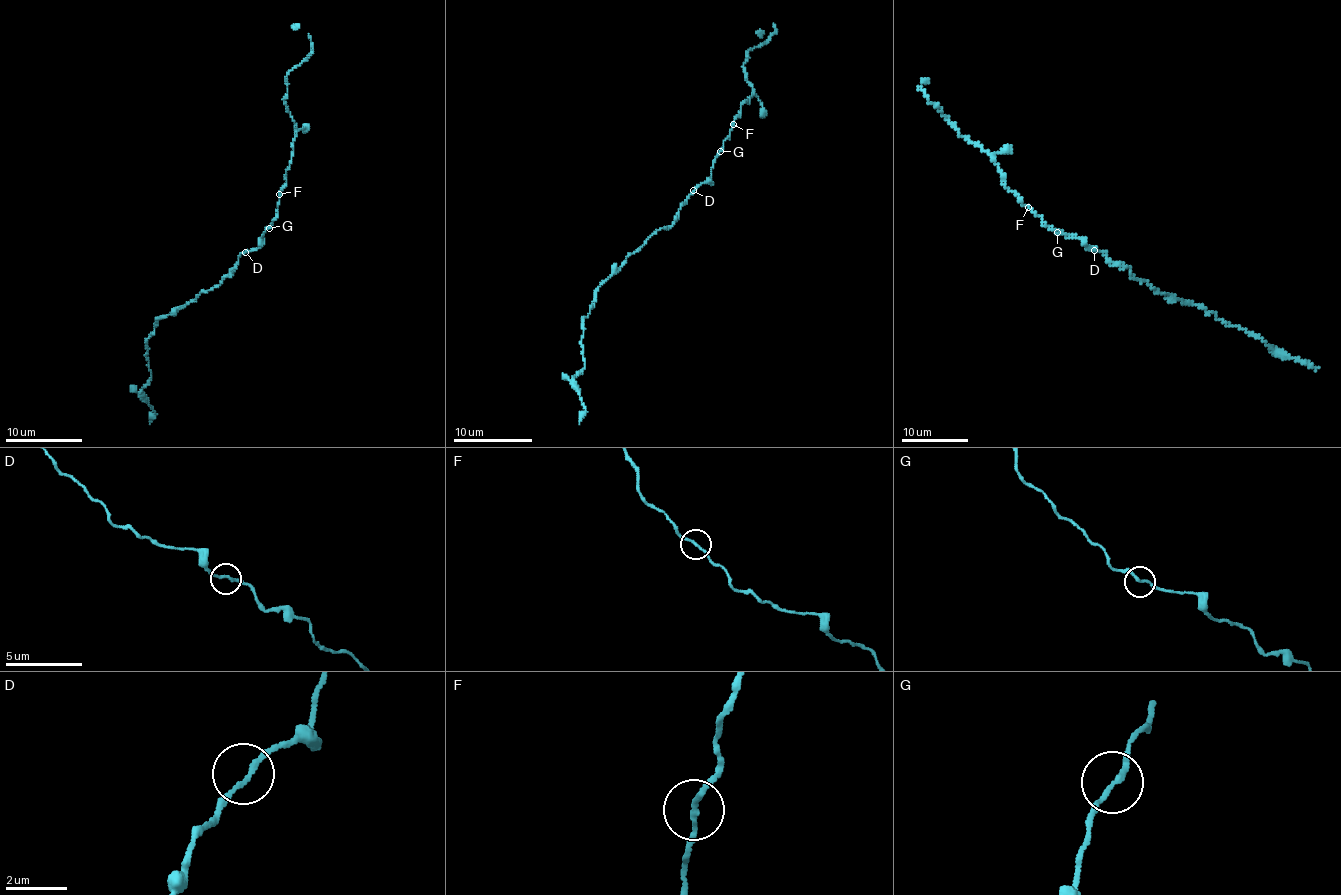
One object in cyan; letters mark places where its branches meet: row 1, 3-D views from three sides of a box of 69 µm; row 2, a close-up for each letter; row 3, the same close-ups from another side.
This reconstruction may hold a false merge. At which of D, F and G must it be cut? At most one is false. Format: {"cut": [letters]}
{"cut": []}

